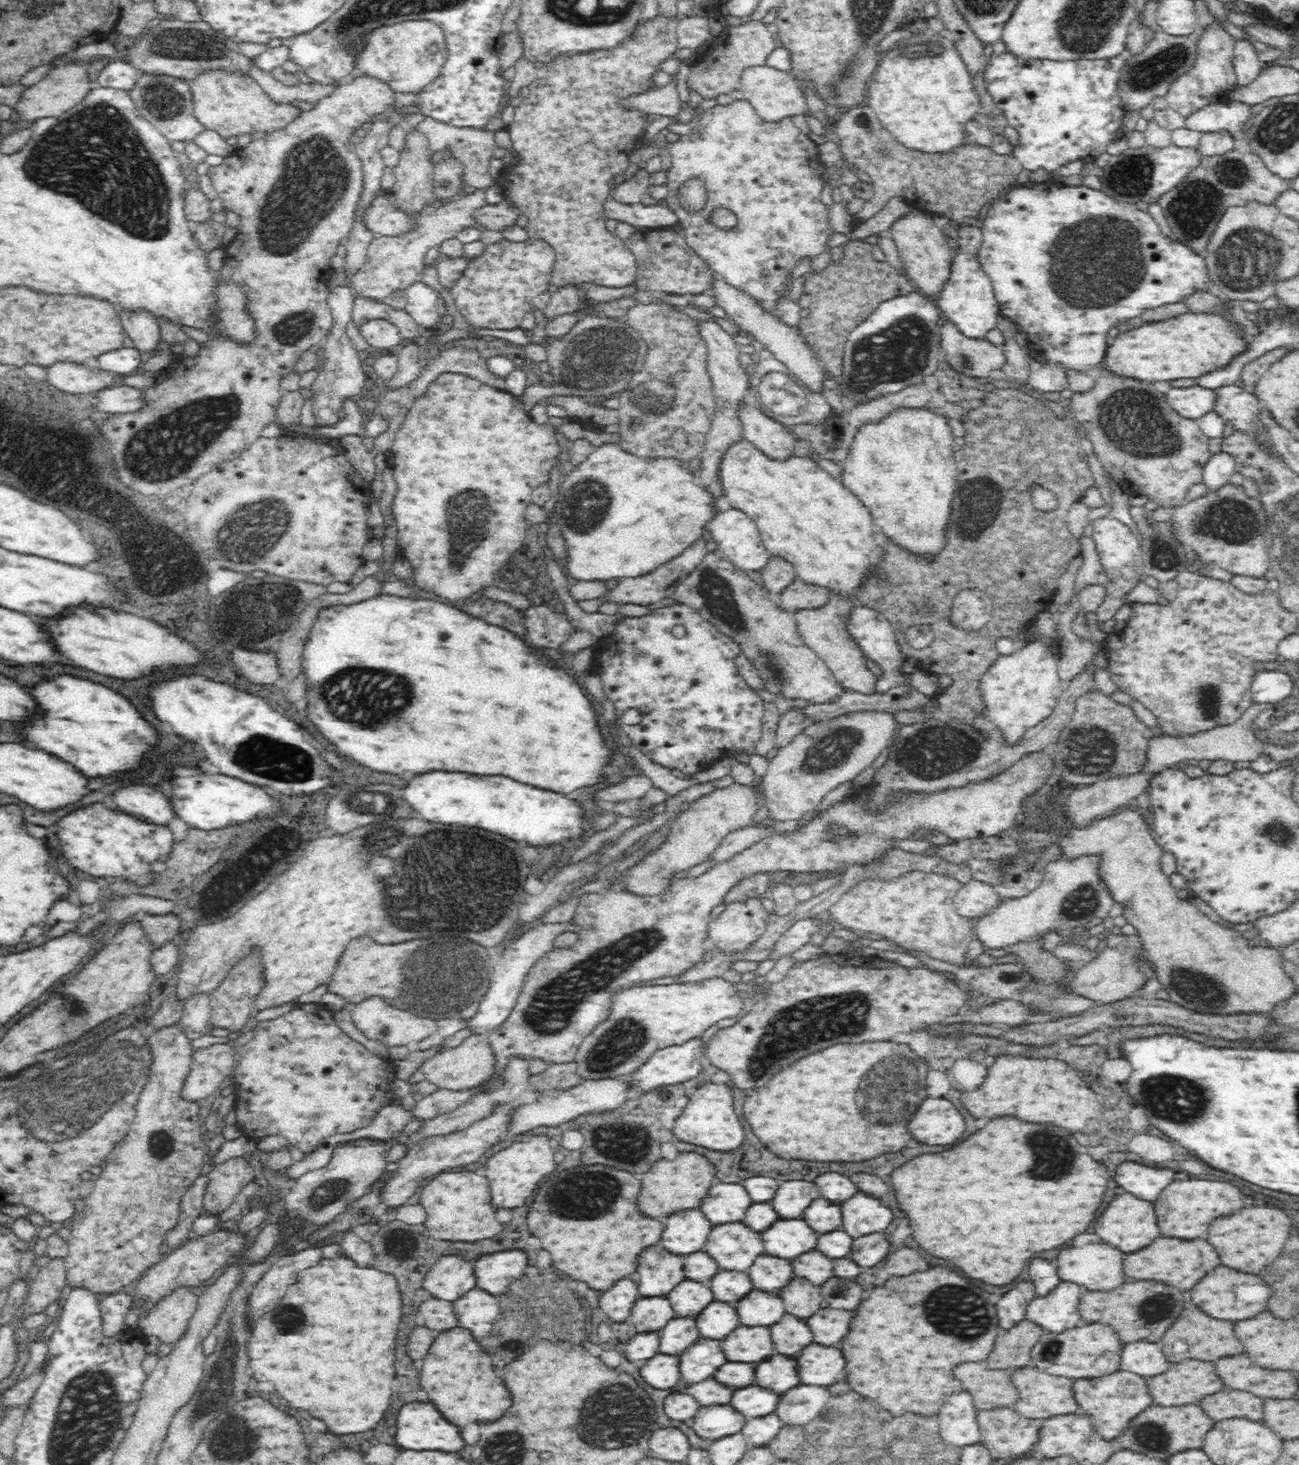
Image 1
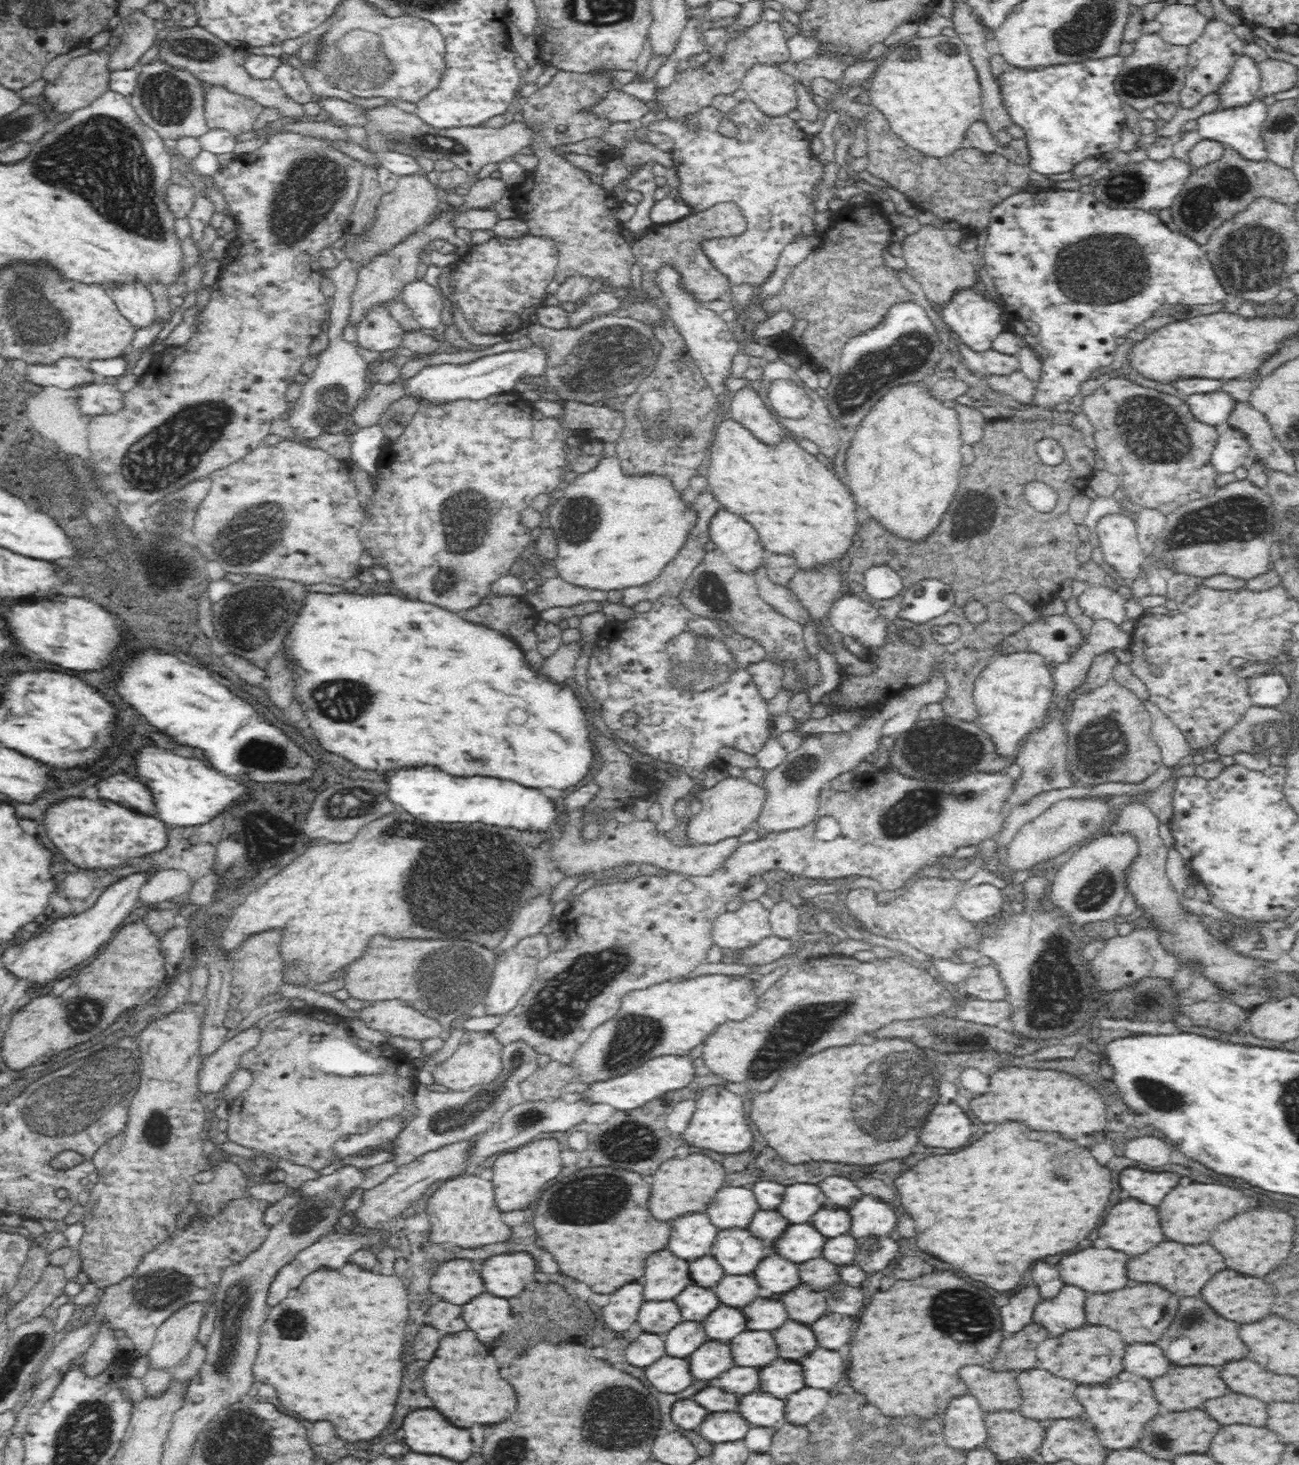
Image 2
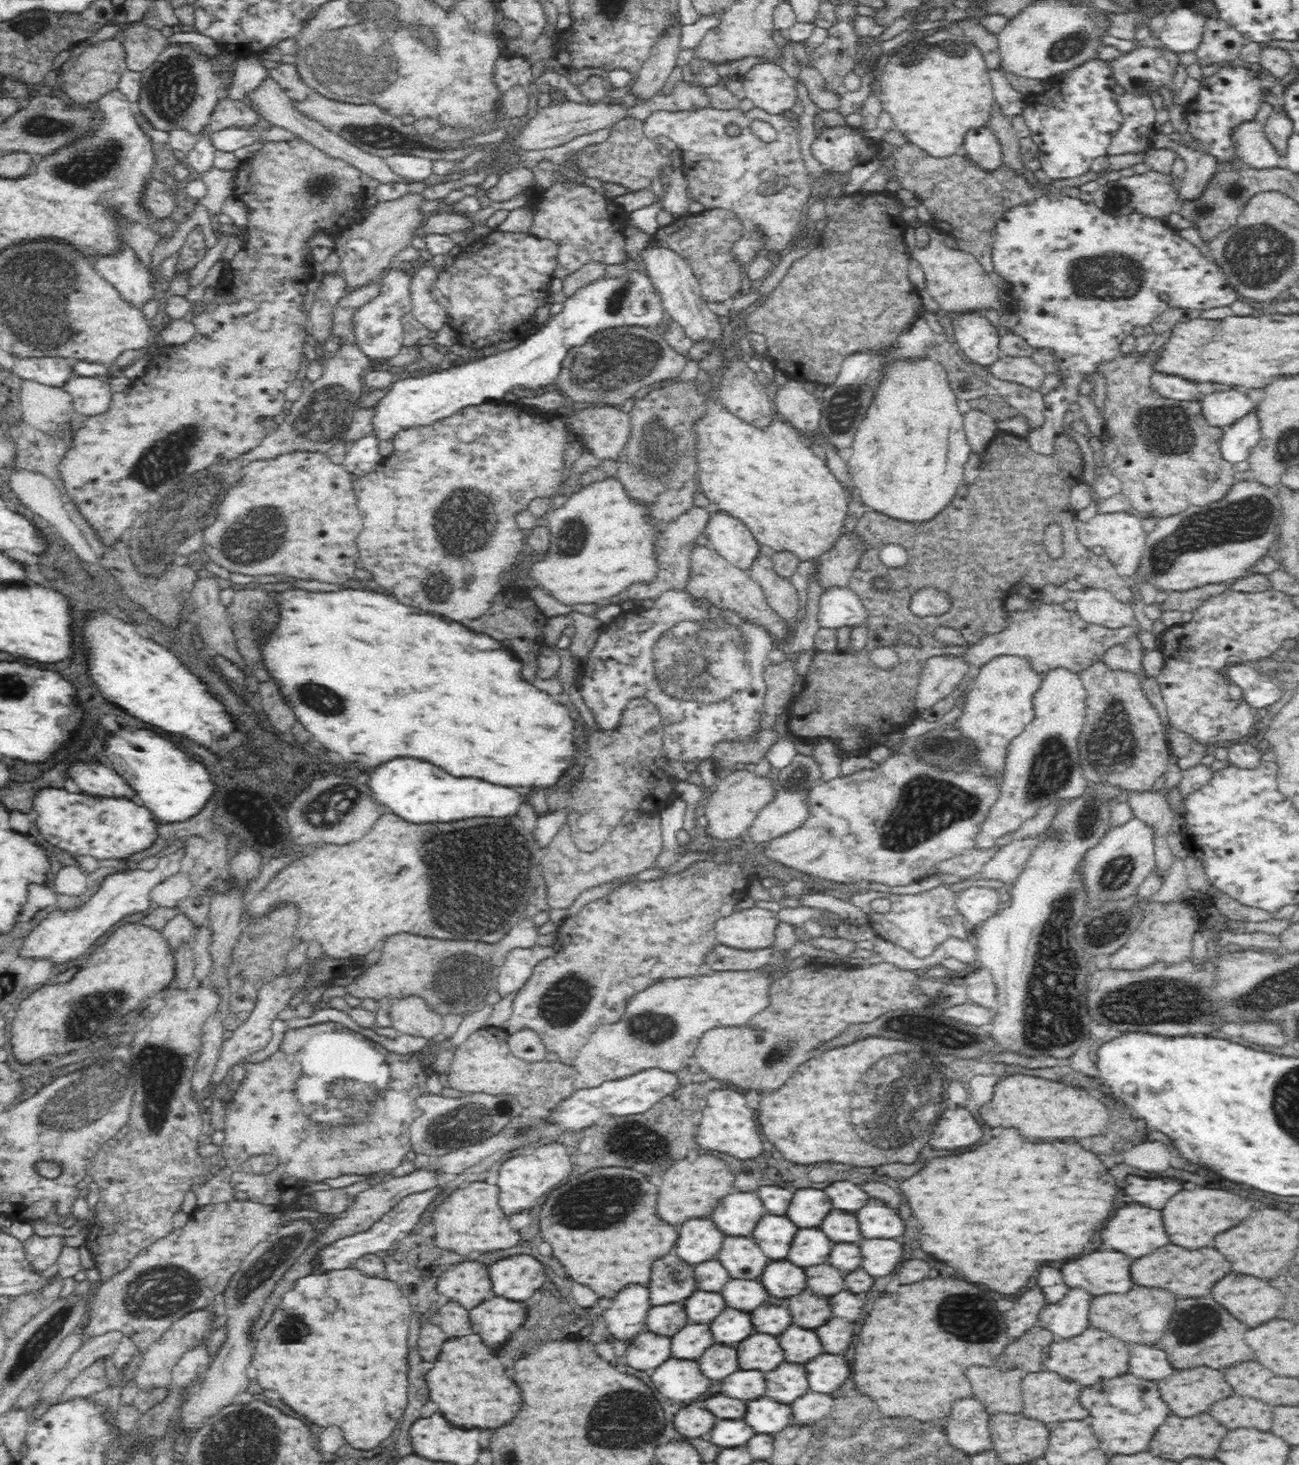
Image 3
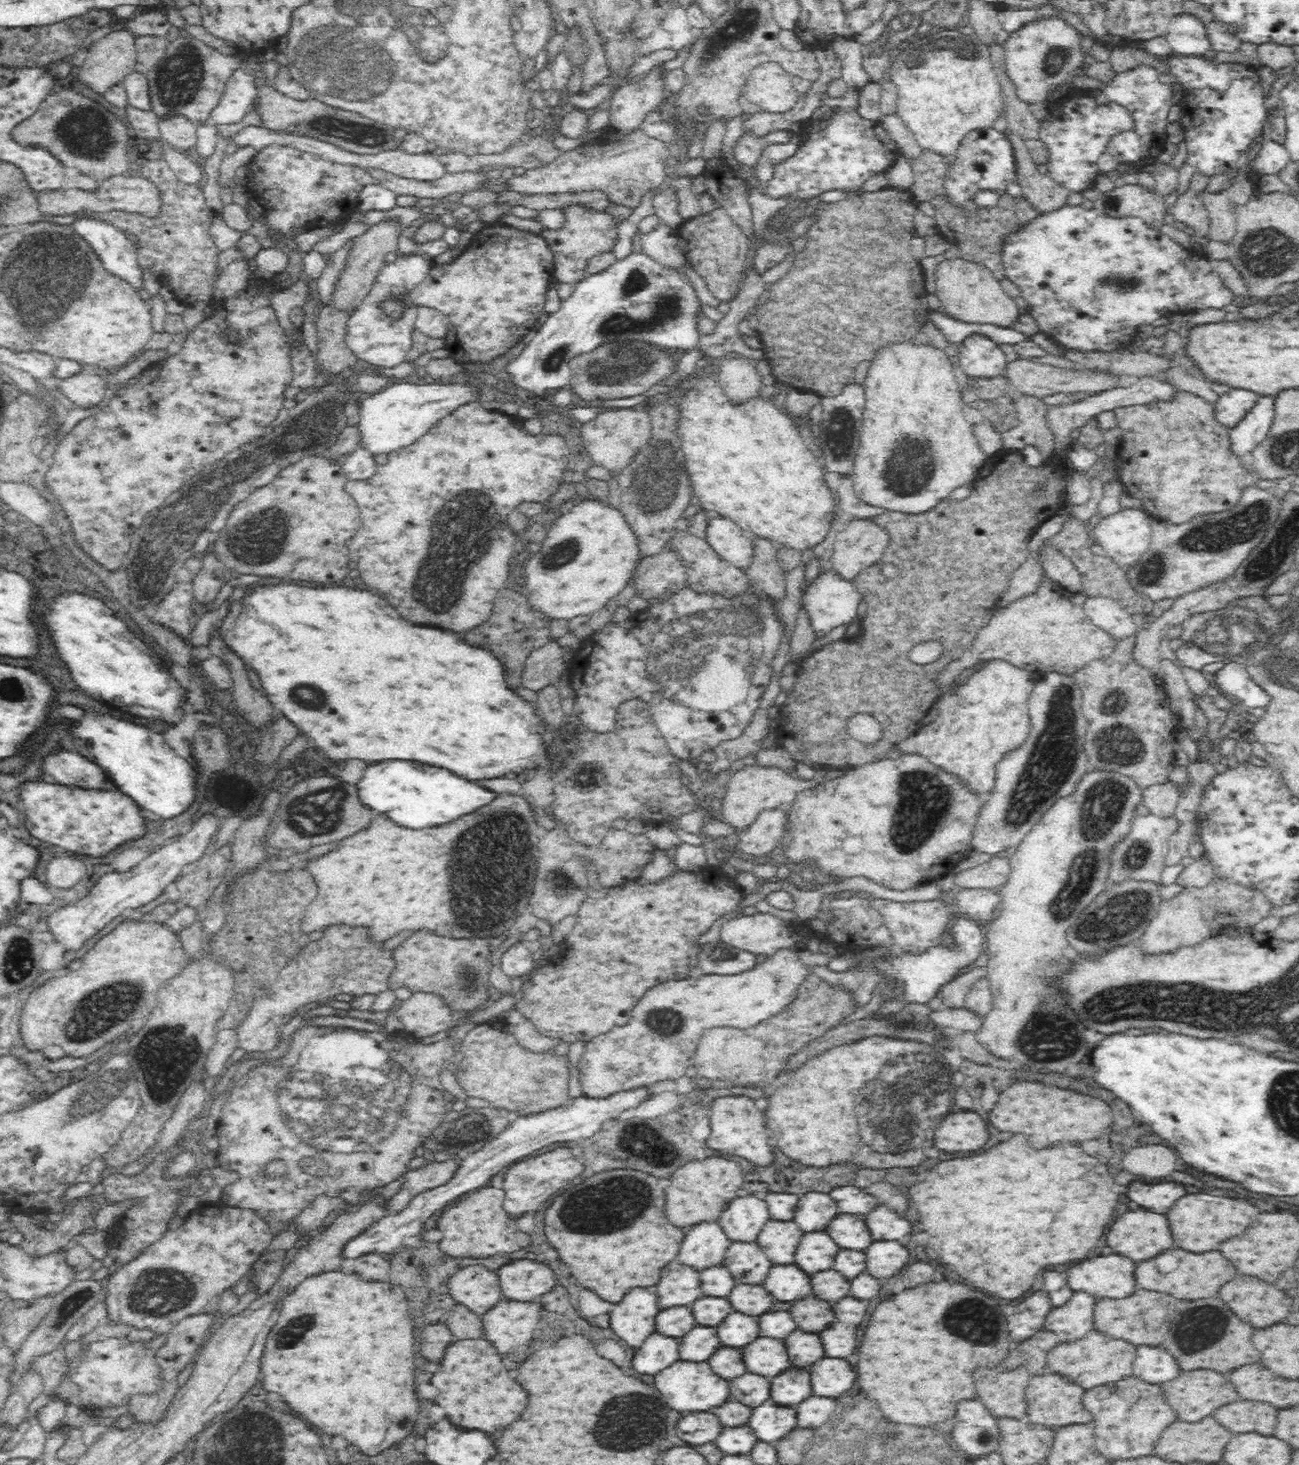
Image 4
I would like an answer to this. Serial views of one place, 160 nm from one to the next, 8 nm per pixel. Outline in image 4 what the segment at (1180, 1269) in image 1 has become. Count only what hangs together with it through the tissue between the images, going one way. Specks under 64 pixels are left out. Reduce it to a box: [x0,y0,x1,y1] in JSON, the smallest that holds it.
[1136,1250,1236,1300]

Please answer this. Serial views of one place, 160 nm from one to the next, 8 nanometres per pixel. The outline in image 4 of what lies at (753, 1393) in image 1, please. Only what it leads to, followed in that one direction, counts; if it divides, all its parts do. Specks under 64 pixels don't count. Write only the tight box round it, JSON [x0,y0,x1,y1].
[750,1400,797,1444]

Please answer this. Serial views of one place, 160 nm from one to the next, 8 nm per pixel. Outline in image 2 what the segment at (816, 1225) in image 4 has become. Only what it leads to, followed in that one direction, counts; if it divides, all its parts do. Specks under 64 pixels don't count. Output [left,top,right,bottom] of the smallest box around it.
[778,1184,828,1224]

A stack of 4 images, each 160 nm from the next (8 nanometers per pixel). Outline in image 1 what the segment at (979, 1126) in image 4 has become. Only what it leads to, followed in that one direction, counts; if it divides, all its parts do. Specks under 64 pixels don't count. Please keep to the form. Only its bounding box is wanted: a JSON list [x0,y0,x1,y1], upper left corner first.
[910,1097,966,1146]

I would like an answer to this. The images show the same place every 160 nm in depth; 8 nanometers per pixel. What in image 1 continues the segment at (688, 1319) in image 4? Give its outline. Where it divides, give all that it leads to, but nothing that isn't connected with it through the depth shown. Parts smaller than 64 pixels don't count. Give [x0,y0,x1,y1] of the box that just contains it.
[628,1297,676,1333]

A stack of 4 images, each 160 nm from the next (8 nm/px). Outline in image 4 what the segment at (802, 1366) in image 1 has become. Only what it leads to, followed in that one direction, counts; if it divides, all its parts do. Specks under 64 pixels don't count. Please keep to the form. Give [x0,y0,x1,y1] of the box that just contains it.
[810,1358,856,1398]

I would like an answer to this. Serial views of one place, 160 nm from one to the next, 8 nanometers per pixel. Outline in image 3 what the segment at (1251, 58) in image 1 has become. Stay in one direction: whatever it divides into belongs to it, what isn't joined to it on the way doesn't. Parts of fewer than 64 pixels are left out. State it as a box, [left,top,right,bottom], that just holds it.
[1185,65,1265,166]

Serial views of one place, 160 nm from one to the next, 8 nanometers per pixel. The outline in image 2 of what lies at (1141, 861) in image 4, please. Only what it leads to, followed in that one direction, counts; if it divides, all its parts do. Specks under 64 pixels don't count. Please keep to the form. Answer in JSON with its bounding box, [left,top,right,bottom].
[1048,831,1140,928]

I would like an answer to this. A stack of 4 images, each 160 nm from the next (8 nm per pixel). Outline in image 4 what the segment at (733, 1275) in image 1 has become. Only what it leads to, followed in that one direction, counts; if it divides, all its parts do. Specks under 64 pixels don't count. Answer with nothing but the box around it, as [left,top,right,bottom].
[727,1283,774,1316]

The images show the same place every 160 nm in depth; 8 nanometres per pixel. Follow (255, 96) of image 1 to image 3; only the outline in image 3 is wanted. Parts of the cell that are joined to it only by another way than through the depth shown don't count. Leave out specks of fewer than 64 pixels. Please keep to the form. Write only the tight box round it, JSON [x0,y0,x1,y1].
[209,98,259,131]

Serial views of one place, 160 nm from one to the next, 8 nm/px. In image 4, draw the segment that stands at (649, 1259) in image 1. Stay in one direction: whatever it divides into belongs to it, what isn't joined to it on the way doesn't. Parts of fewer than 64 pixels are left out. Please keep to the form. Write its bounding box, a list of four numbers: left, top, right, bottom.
[656,1260,705,1309]

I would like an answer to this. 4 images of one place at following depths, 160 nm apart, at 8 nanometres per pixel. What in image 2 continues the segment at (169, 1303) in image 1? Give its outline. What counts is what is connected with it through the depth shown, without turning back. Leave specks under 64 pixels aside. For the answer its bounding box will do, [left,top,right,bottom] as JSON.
[147,1304,204,1370]

